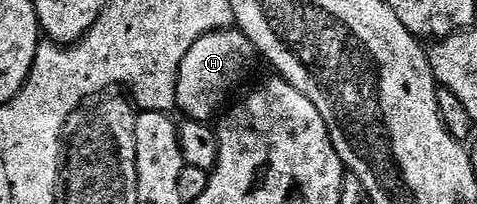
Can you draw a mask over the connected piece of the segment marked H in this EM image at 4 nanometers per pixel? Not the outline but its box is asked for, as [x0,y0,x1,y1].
[173,30,253,122]

